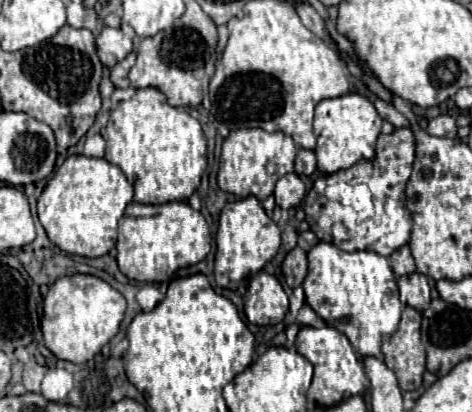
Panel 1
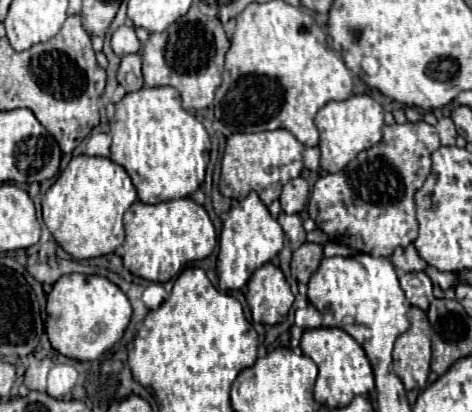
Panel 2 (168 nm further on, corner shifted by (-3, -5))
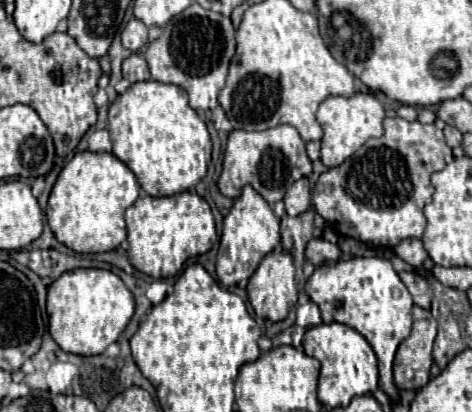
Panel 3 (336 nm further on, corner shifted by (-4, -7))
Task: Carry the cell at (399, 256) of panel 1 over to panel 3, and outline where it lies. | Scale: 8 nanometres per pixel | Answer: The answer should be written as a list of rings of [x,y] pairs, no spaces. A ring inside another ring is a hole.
[[[403,239],[395,249],[393,253],[397,257],[401,257],[405,263],[413,265],[413,267],[421,267],[423,261],[429,257],[427,251],[423,249],[423,243],[421,239]]]

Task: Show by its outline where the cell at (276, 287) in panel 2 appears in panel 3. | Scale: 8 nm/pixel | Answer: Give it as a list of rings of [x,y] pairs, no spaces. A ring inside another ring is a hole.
[[[269,253],[257,271],[251,275],[249,285],[247,285],[247,295],[249,303],[255,311],[257,317],[269,319],[269,321],[283,321],[289,313],[289,309],[297,303],[297,287],[295,287],[295,267],[291,257],[283,253]]]

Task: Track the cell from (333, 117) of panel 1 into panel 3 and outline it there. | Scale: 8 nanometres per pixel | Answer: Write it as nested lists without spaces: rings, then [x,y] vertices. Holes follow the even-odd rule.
[[[355,93],[351,97],[327,97],[317,111],[317,121],[323,127],[321,163],[329,169],[339,167],[371,137],[383,135],[383,119],[385,119],[383,105],[369,93]]]

